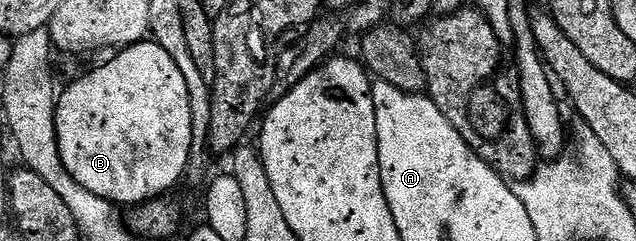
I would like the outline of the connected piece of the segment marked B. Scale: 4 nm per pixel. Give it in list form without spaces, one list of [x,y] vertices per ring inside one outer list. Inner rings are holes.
[[[136,41],[110,57],[113,58],[106,65],[83,74],[78,81],[60,90],[56,98],[57,142],[59,155],[79,187],[118,207],[132,207],[168,194],[169,188],[187,173],[193,151],[191,103],[187,99],[183,74],[156,41]]]

